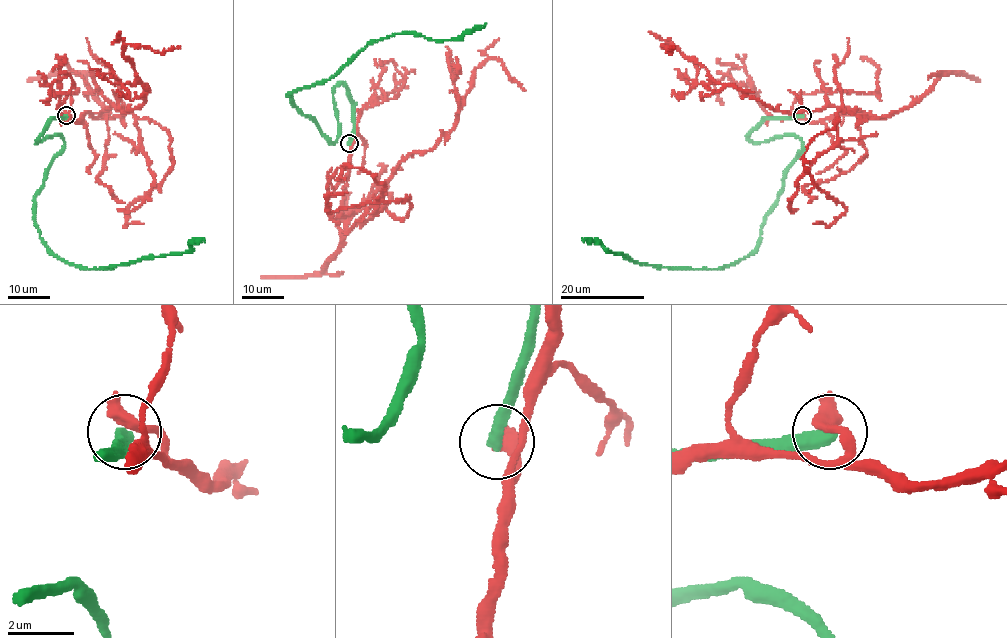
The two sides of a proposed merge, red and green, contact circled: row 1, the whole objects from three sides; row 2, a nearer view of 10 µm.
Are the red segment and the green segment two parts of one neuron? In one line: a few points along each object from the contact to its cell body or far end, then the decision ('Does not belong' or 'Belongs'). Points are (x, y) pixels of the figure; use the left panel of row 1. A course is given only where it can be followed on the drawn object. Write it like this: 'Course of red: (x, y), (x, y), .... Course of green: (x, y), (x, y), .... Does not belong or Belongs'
Course of red: (66, 114), (79, 122), (87, 111), (96, 117), (112, 106), (141, 106), (147, 86), (125, 44), (179, 46). Course of green: (66, 115), (37, 142), (64, 143), (34, 204), (52, 253), (114, 268), (204, 238). Does not belong

